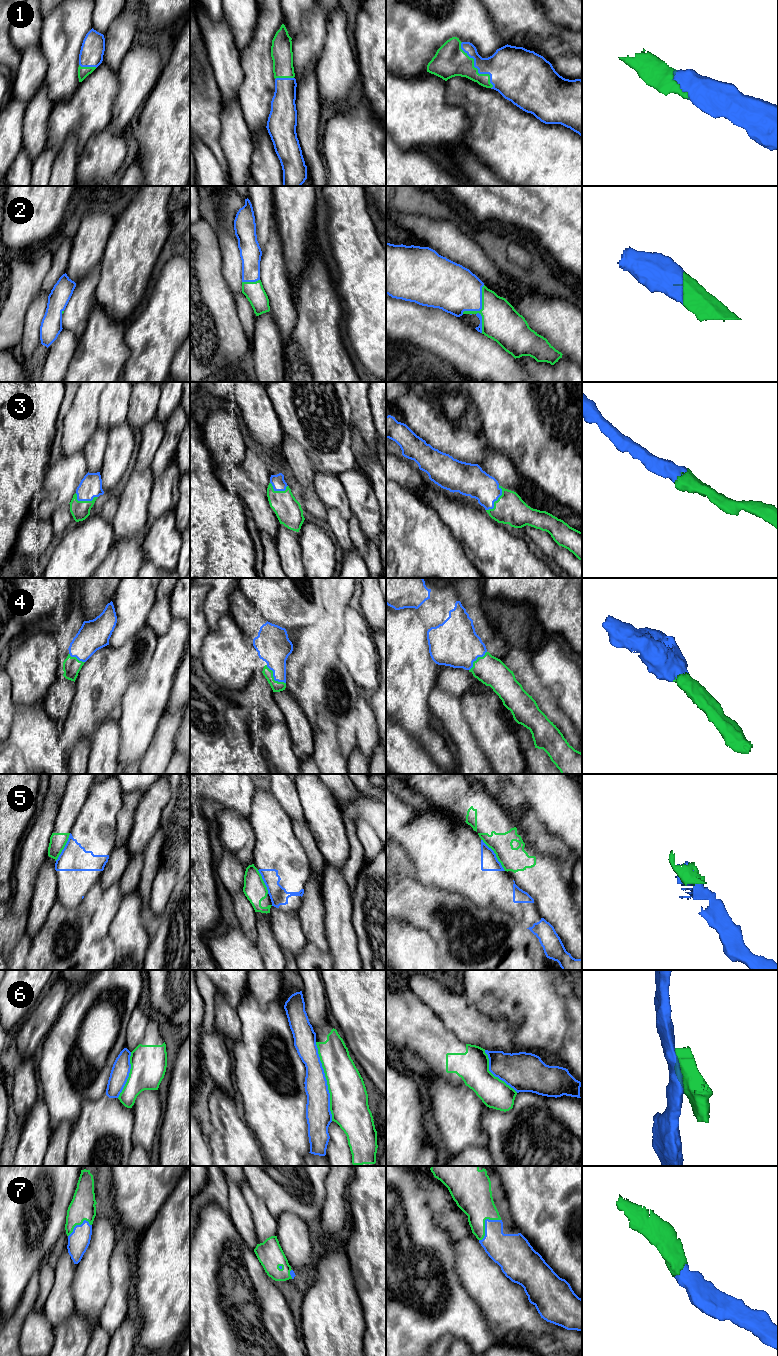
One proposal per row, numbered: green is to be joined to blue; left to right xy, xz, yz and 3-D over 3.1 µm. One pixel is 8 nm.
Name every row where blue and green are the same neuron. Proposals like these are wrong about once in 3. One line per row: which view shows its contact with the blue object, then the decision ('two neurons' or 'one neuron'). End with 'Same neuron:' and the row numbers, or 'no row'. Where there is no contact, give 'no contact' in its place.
1: meets blue in yz; one neuron
2: meets blue in yz; one neuron
3: meets blue in yz; one neuron
4: meets blue in xz; one neuron
5: meets blue in yz; two neurons
6: meets blue in xz; two neurons
7: meets blue in yz; one neuron
Same neuron: 1, 2, 3, 4, 7

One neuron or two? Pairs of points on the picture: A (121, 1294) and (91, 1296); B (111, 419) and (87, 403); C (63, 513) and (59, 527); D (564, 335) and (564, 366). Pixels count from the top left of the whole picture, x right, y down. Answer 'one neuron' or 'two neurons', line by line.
A: two neurons
B: two neurons
C: one neuron
D: two neurons

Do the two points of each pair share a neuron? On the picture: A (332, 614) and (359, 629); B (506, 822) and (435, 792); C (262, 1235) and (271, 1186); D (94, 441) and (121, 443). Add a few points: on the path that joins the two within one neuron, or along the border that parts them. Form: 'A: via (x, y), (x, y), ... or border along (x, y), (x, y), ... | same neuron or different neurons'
A: border along (345, 610), (342, 635) | different neurons
B: via (488, 819), (473, 804), (465, 801), (453, 792) | same neuron
C: border along (252, 1190), (263, 1199), (268, 1211), (276, 1218) | different neurons
D: border along (108, 431), (107, 445), (101, 465) | different neurons

